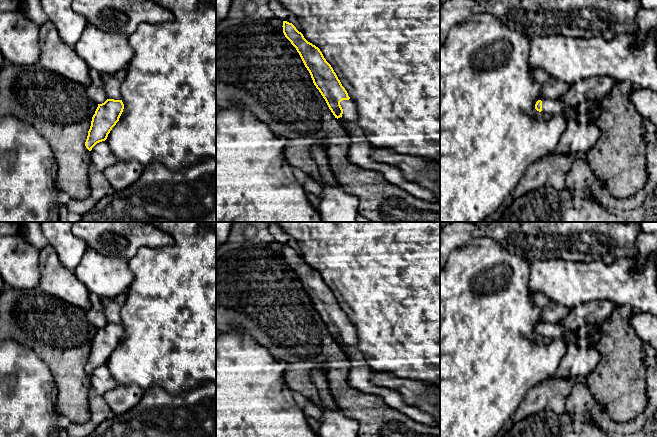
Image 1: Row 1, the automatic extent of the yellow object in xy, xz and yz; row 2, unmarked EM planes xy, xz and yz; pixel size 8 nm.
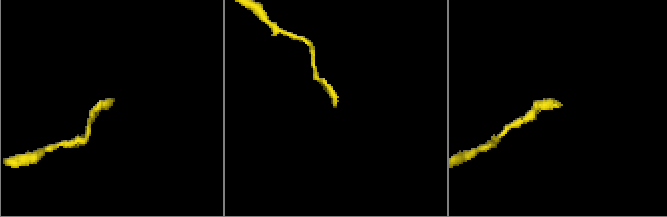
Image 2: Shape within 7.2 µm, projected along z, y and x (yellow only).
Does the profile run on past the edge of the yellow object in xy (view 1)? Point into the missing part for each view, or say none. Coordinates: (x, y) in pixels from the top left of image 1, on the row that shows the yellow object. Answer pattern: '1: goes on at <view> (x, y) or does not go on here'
1: does not go on here

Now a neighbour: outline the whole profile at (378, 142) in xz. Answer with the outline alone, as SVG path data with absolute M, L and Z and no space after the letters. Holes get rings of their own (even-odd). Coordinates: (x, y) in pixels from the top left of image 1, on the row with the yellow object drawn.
M278 0L293 13L304 38L318 47L331 65L350 99L356 104L359 126L365 131L369 144L389 148L398 153L440 159L440 0Z

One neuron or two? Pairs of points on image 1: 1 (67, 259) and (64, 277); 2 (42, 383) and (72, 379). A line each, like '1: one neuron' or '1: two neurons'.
1: two neurons
2: two neurons

